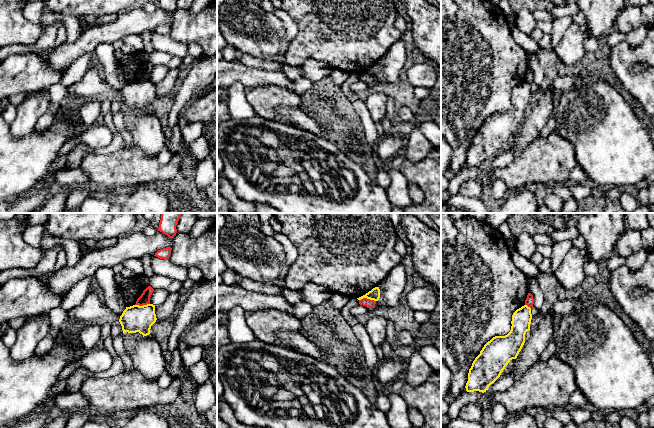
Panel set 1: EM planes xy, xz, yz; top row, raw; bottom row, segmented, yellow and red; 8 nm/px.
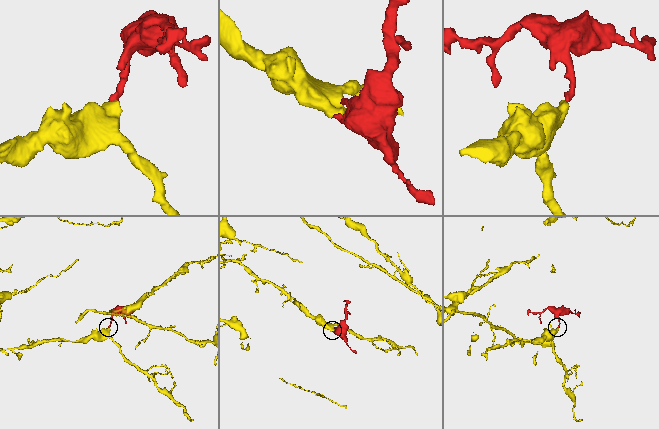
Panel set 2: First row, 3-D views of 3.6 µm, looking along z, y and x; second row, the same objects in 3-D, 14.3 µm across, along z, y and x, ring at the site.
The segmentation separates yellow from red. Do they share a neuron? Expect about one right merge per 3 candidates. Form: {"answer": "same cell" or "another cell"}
{"answer": "another cell"}

